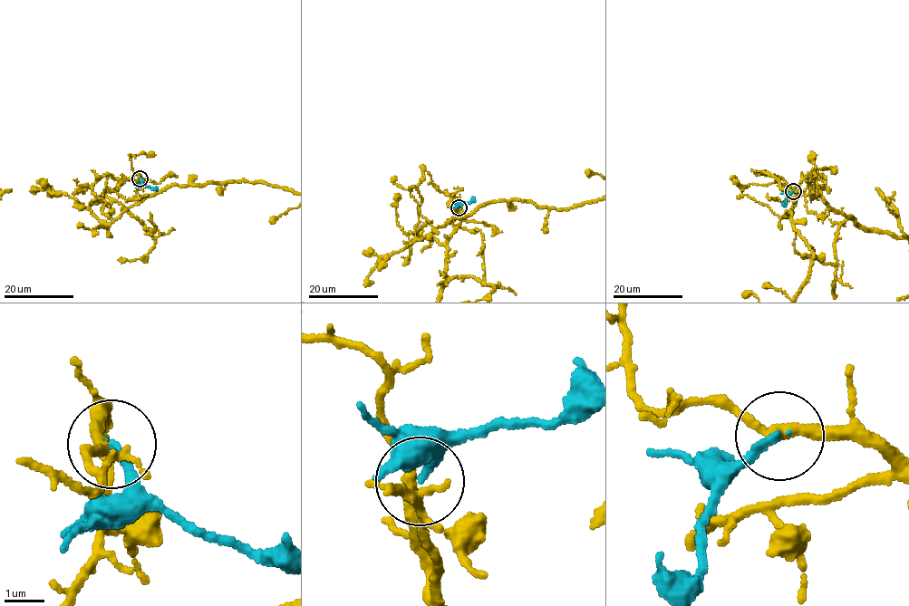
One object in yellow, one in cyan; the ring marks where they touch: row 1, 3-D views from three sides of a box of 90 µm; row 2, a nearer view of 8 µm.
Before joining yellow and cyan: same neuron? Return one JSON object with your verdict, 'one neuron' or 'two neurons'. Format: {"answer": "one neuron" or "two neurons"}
{"answer": "two neurons"}

